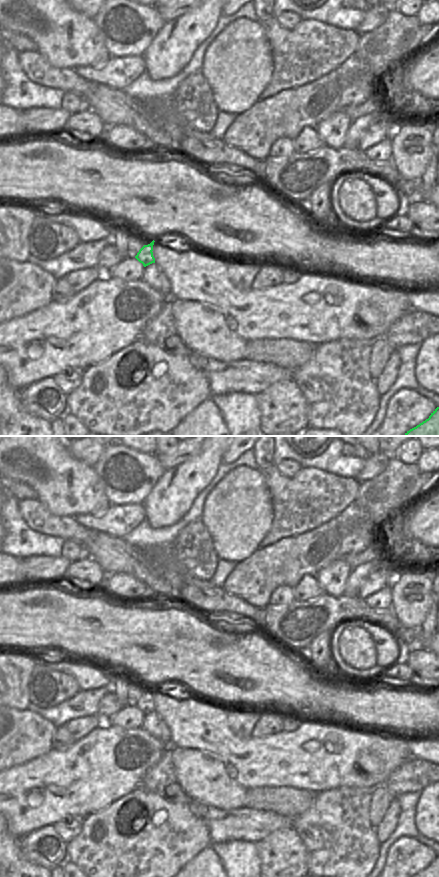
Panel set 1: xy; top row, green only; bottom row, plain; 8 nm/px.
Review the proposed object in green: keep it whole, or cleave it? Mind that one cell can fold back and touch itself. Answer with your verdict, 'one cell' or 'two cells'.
two cells

